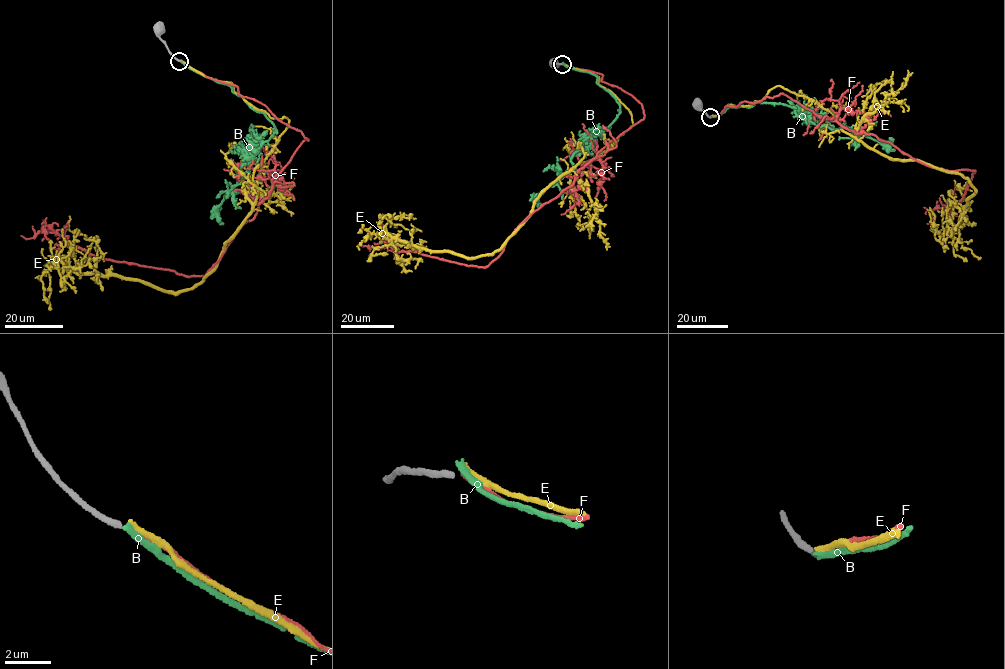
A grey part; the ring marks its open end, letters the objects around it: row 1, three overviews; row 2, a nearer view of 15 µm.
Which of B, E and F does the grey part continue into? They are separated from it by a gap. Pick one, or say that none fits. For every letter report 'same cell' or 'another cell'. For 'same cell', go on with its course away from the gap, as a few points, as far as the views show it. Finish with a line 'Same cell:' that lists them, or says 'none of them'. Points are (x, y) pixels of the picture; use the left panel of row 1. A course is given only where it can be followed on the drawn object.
B: another cell
E: same cell | via (181, 60), (287, 127), (256, 167), (253, 208), (193, 288), (63, 273), (52, 261), (64, 276), (100, 256)
F: another cell
Same cell: E

